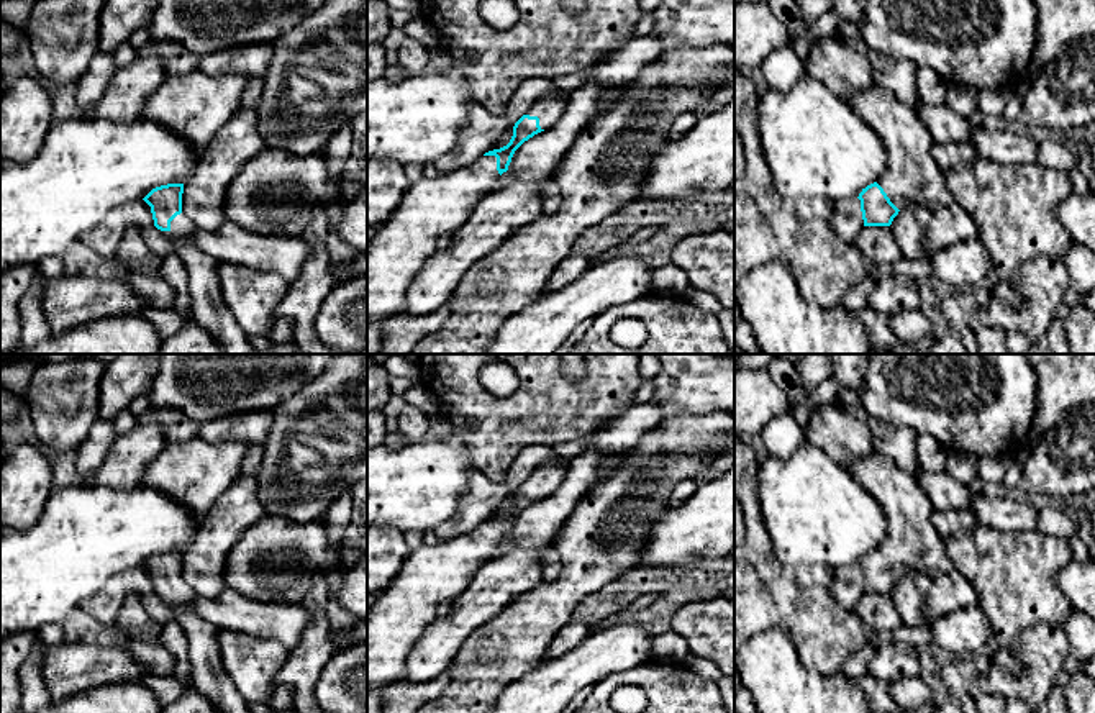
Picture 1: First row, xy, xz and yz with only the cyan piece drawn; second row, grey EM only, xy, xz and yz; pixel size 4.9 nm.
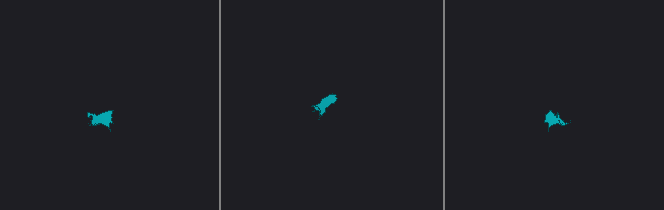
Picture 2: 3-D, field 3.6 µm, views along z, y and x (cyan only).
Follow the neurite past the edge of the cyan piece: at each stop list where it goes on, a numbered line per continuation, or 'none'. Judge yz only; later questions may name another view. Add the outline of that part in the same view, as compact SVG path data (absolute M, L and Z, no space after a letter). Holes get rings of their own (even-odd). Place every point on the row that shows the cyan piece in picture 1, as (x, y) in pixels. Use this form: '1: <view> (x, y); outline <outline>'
1: yz (912, 177); outline M877 84L852 93L847 102L852 111L874 129L884 144L887 167L877 179L877 184L898 210L925 207L929 211L938 211L956 202L946 185L943 169L931 154L933 136L915 108L903 105L893 93Z

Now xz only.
1: xz (548, 108); outline M557 92L534 102L525 115L538 116L541 129L549 129L562 115L566 105L567 92Z
2: xz (430, 208); outline M495 156L436 179L411 184L393 215L367 248L367 323L398 316L410 284L436 251L443 234L454 234L500 174Z

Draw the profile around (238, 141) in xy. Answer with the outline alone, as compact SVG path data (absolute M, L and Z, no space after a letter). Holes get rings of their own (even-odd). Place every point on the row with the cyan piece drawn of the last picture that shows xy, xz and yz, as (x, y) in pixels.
M239 107L203 152L192 179L184 184L182 211L198 231L211 231L228 221L225 198L231 180L267 149L257 125L257 111Z

